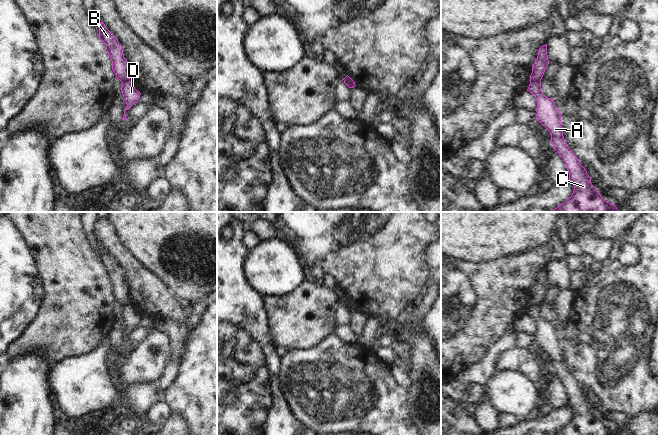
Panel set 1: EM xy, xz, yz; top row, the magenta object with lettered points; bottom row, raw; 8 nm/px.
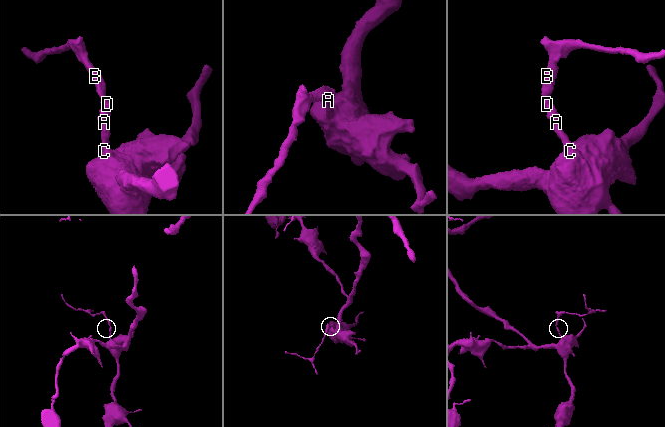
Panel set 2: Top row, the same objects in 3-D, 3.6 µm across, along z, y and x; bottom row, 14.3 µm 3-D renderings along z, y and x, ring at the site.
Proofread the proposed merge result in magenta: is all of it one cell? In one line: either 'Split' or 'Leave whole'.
Split.

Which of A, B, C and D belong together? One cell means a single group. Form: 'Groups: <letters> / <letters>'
Groups: A C D / B.

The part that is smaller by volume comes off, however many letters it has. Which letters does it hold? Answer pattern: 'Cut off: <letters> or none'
Cut off: B

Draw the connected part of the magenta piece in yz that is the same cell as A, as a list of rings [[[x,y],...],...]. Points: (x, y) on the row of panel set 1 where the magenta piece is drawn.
[[[541,81],[531,82],[527,91],[536,98],[536,120],[550,132],[553,148],[565,162],[569,180],[574,186],[572,195],[555,208],[554,212],[619,212],[613,203],[601,197],[599,191],[592,185],[587,171],[568,147],[563,136],[561,113],[553,99],[543,94]]]

